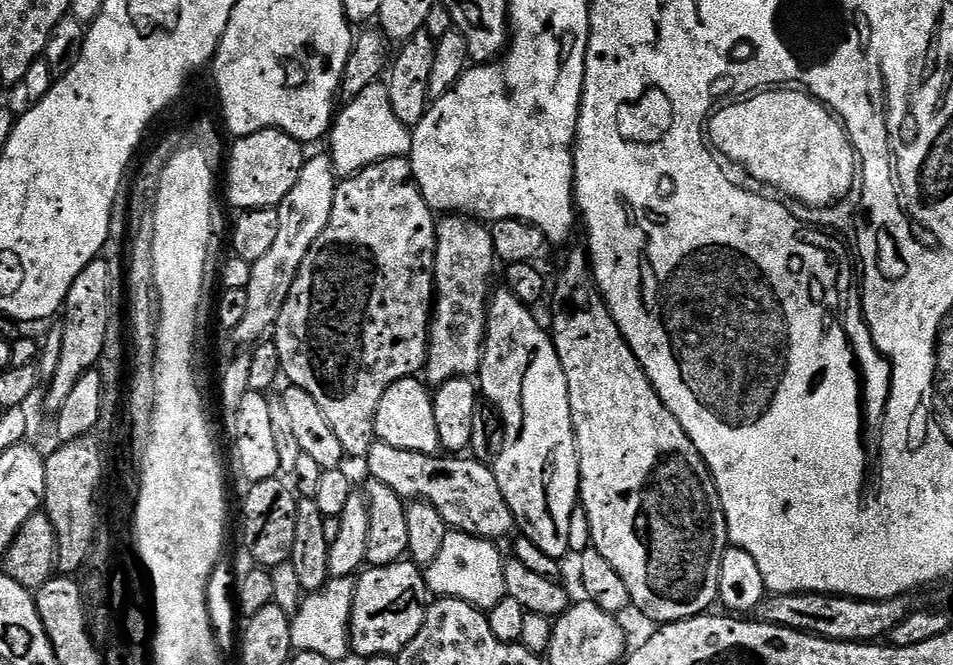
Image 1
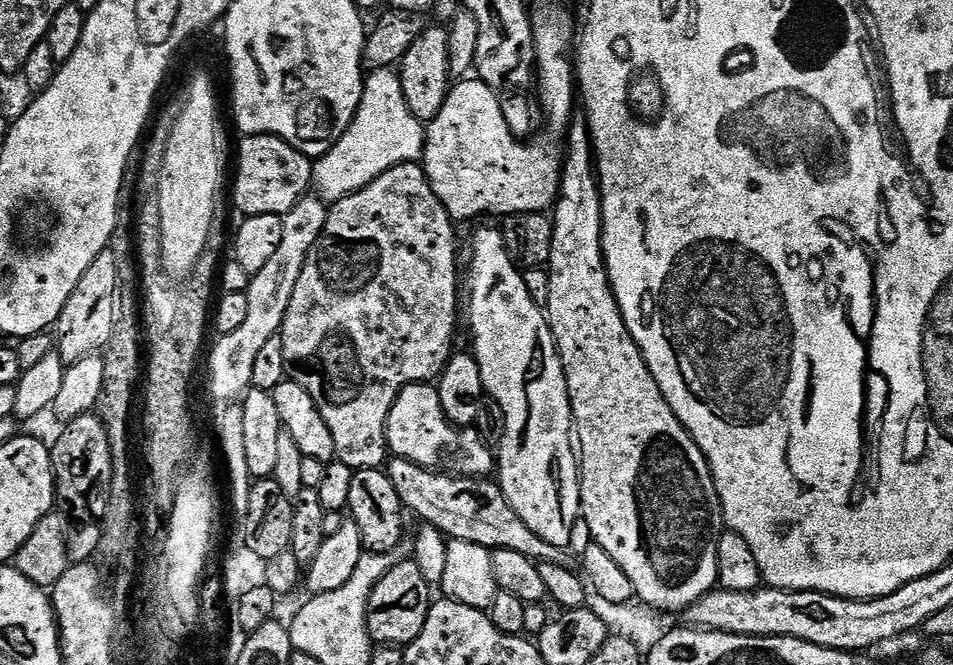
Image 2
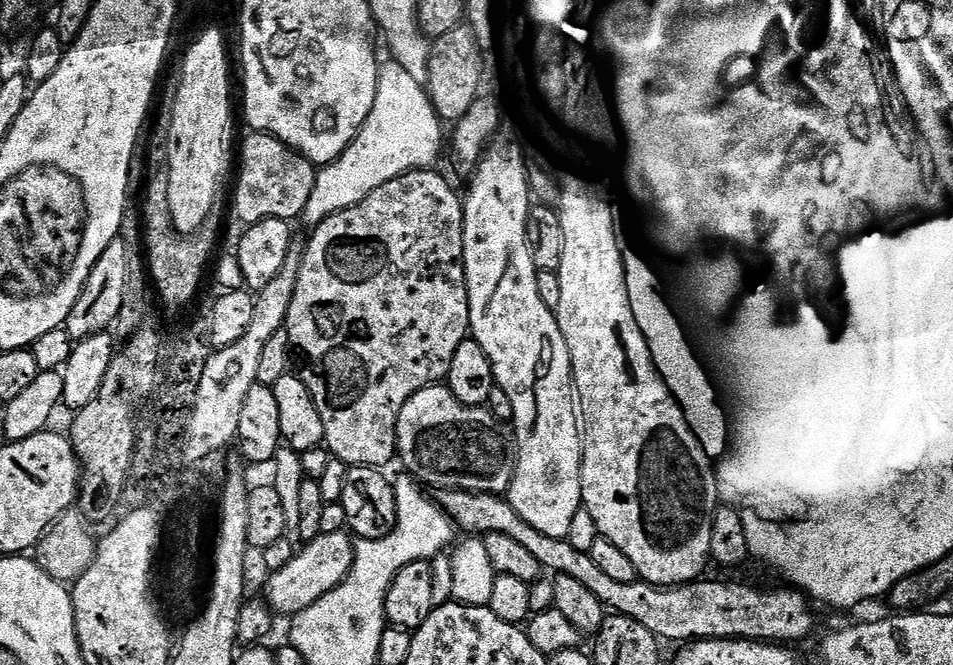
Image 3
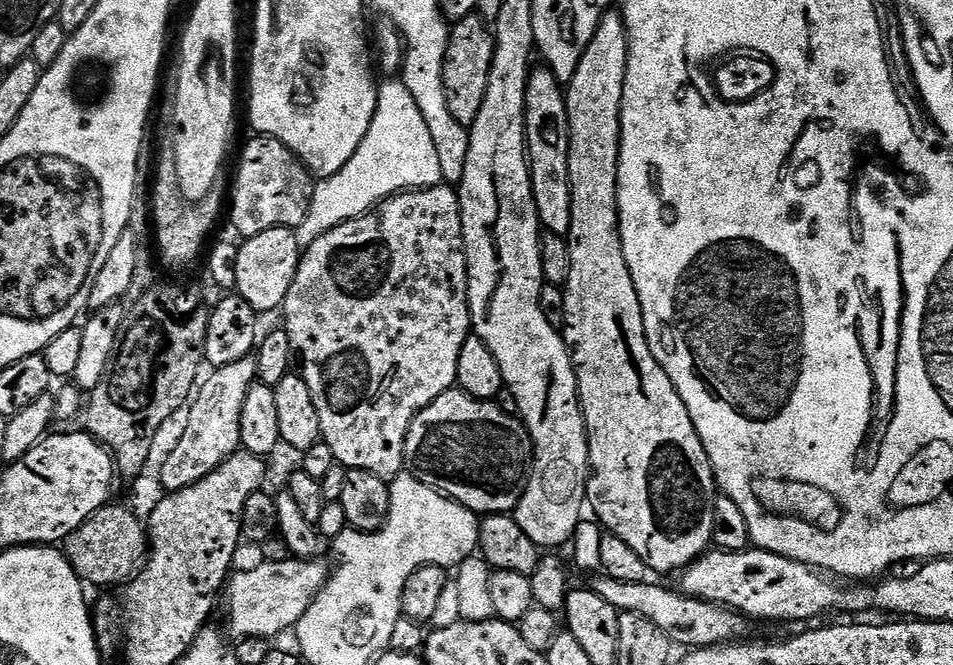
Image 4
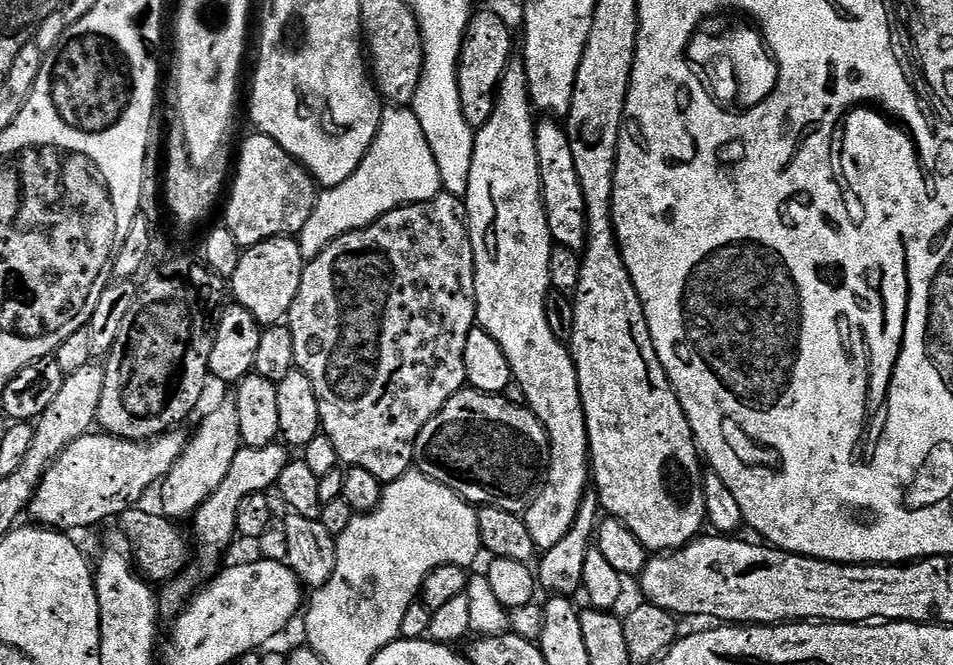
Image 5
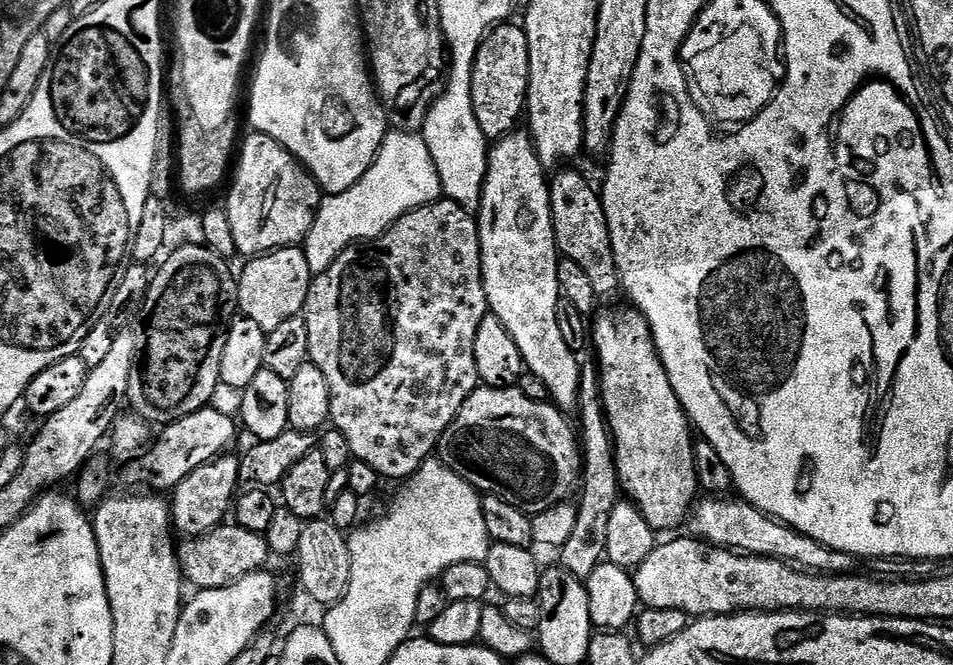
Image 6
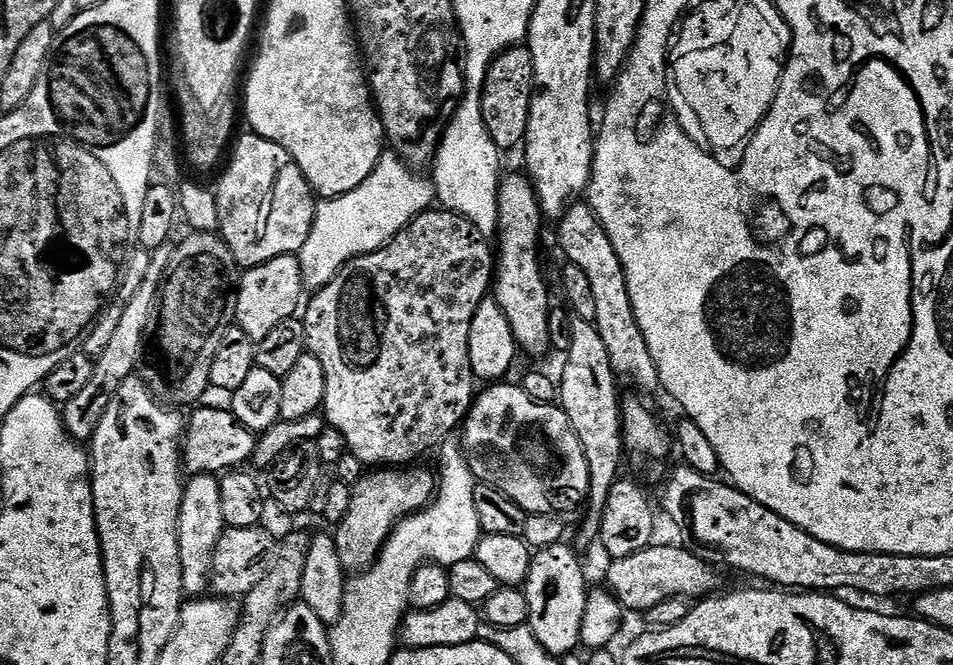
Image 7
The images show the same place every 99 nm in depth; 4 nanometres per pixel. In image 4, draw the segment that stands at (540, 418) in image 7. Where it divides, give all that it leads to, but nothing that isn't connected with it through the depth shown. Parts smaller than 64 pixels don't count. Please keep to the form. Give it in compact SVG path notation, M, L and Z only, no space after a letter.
M452 387L449 392L443 392L430 406L426 406L414 418L410 430L406 434L406 446L404 447L404 463L407 471L412 473L414 478L418 478L426 486L438 490L449 500L456 500L462 506L466 506L471 512L477 514L512 514L516 507L520 505L520 499L524 496L524 491L528 489L528 478L534 463L534 449L532 439L528 437L528 430L524 426L524 421L510 413L504 413L496 402L490 400L479 400L470 394L460 391L459 387Z

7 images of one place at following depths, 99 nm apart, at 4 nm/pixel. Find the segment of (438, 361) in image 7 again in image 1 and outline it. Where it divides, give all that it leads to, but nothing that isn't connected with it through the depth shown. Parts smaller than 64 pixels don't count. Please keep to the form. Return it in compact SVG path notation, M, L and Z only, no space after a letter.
M395 156L389 160L379 160L376 164L366 166L360 172L341 179L336 186L334 206L330 210L330 222L326 222L326 230L318 234L314 246L310 246L310 254L302 262L298 274L294 278L294 286L290 286L290 294L286 298L286 306L282 306L282 314L274 325L274 339L278 346L278 358L283 379L291 387L306 390L318 402L326 422L334 429L338 442L342 442L345 457L367 457L370 446L376 439L376 415L378 402L382 402L382 394L394 386L394 382L407 380L425 371L428 363L428 325L432 323L432 305L436 290L436 225L437 217L432 208L422 198L420 188L412 178L412 165L407 159Z

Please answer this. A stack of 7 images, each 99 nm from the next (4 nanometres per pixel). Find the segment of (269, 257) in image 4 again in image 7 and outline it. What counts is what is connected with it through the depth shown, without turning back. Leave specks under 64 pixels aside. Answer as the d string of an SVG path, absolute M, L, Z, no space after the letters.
M279 256L257 268L247 269L238 280L235 323L246 330L253 342L265 340L274 326L297 315L301 307L300 295L305 292L300 261L296 256Z

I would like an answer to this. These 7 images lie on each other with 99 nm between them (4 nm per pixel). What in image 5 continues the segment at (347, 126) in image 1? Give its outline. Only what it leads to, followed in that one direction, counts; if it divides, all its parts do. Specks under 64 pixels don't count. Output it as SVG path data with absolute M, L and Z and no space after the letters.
M392 106L380 120L380 129L358 170L333 188L324 188L319 193L314 210L298 233L300 249L305 261L310 261L330 242L342 234L359 228L369 228L378 218L403 204L426 202L441 195L442 187L438 162L434 150L426 140L422 122L408 106Z

